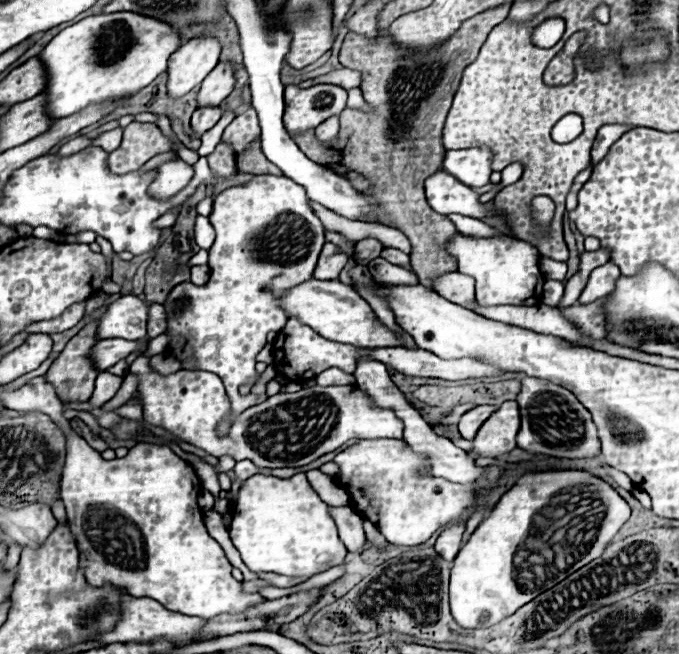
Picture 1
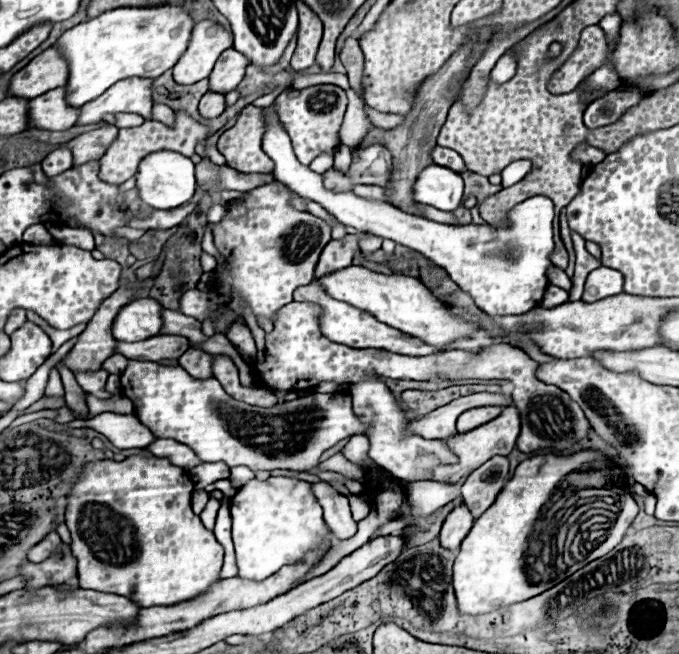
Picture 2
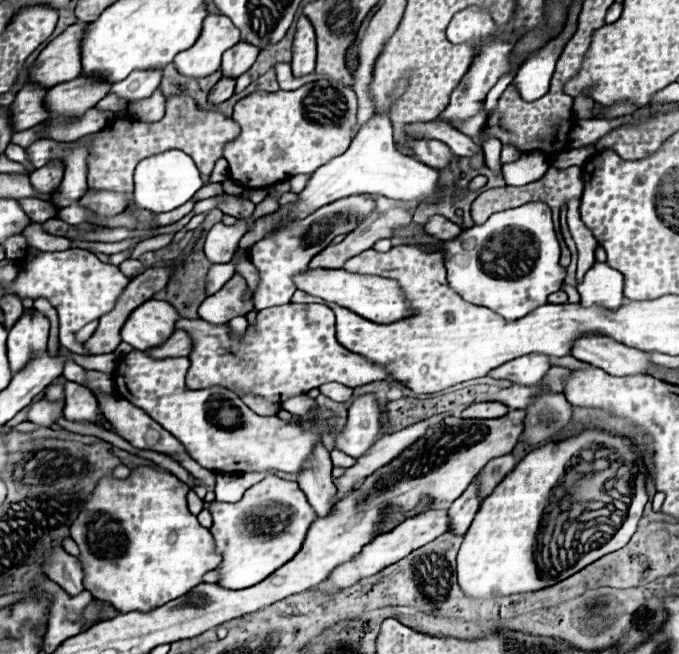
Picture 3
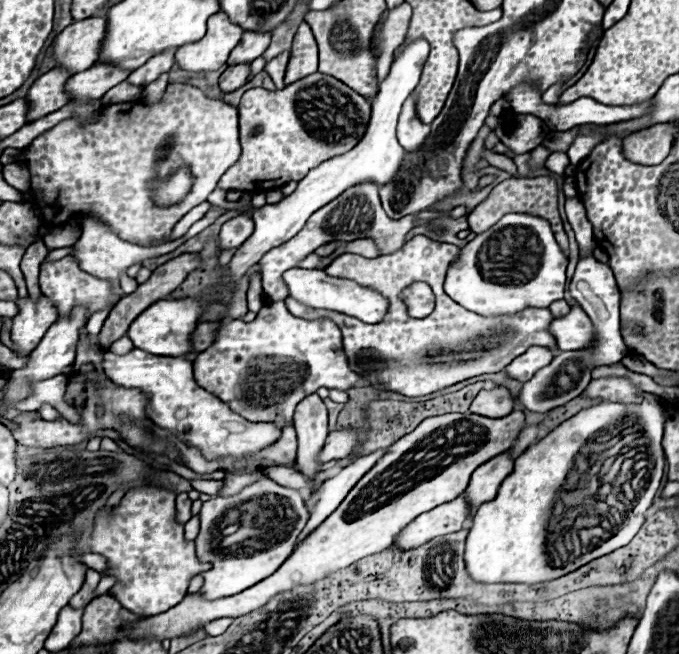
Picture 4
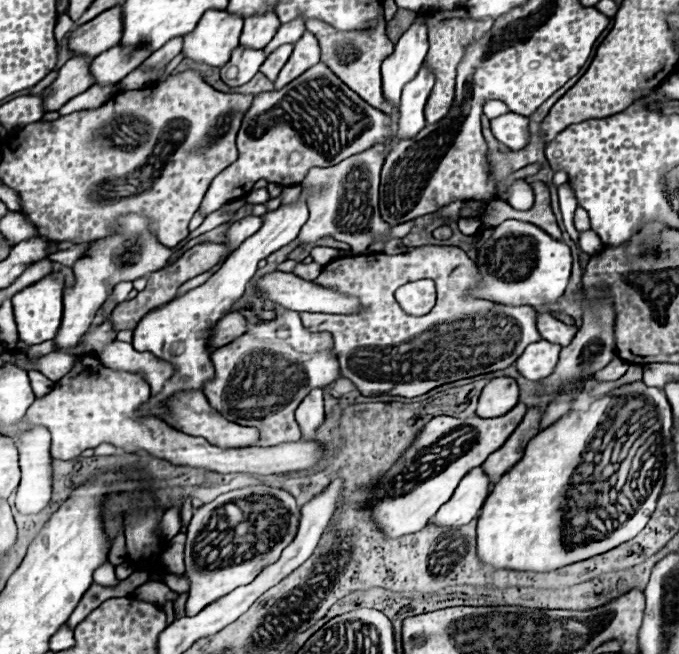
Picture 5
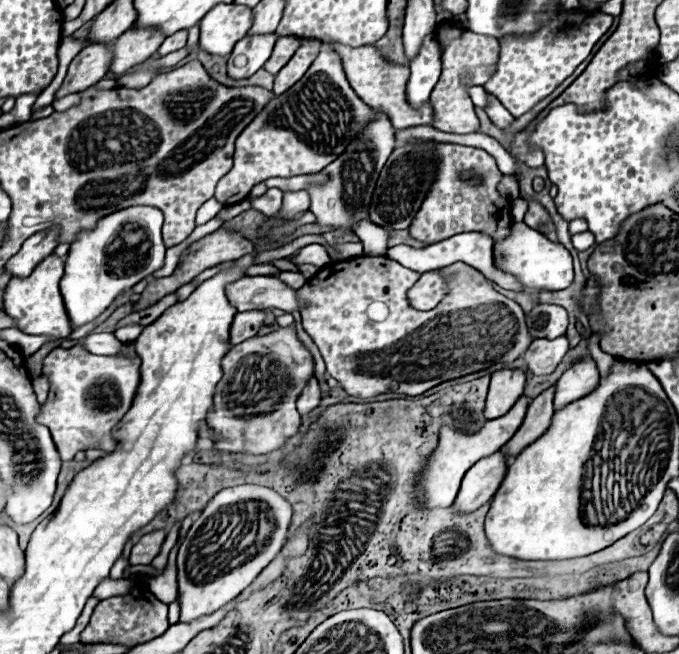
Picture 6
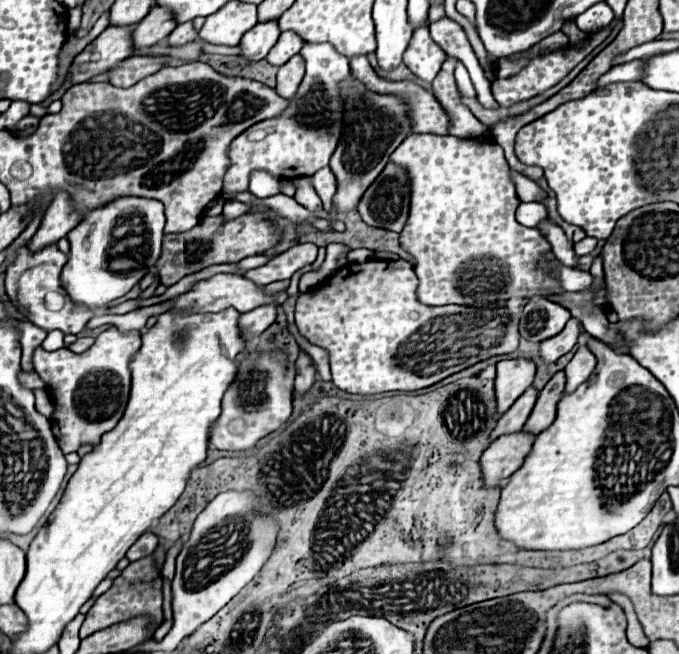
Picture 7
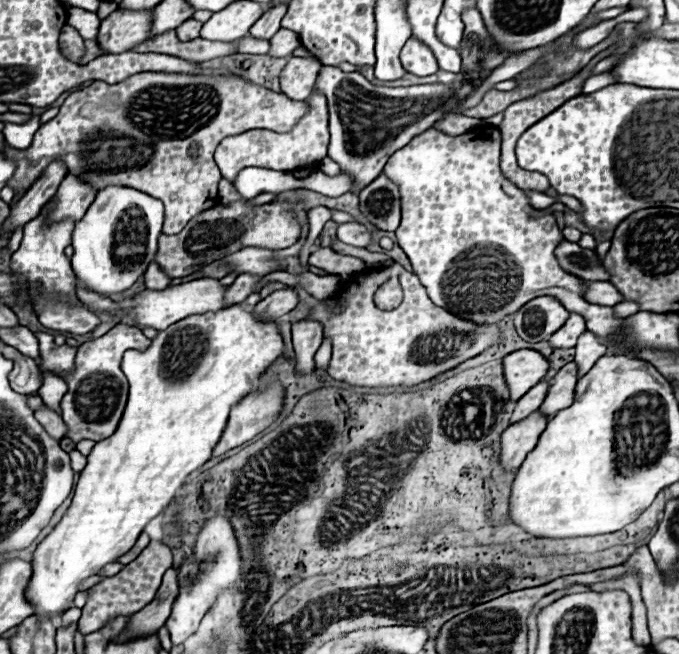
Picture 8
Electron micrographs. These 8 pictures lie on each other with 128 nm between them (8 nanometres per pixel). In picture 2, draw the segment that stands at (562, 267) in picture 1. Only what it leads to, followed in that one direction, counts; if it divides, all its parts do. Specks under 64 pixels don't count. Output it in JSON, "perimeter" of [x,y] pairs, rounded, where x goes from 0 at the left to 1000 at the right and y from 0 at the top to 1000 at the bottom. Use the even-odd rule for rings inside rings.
{"perimeter":[[[810,407],[810,410],[807,410],[807,428],[810,428],[813,434],[831,440],[831,443],[839,443],[839,437],[842,437],[839,425],[834,422],[834,416],[831,416],[828,410],[819,410],[819,407]]]}

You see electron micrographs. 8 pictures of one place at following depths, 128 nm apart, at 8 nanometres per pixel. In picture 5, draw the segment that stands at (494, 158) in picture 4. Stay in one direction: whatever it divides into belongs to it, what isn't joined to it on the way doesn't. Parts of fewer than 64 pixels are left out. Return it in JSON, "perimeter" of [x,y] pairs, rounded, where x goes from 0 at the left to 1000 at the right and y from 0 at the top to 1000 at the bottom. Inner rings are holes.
{"perimeter":[[[757,275],[745,297],[748,297],[748,309],[751,309],[757,318],[775,321],[775,318],[784,315],[786,297],[784,297],[784,287],[781,287],[781,281],[778,281],[775,275]]]}

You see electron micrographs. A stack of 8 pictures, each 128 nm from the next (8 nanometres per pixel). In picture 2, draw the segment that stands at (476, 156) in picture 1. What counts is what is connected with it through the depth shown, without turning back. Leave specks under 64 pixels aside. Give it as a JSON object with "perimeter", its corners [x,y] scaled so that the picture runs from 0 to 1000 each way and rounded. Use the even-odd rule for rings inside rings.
{"perimeter":[[[642,223],[642,226],[636,229],[636,242],[639,242],[639,251],[654,254],[654,257],[663,257],[663,260],[669,260],[669,263],[686,260],[686,251],[683,251],[680,239],[677,239],[672,229]]]}

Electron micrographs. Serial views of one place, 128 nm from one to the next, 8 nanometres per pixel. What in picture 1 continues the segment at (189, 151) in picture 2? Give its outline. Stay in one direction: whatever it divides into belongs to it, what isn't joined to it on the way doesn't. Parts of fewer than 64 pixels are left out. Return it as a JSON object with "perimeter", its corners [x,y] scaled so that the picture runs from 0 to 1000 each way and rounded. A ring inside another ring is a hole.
{"perimeter":[[[194,187],[183,196],[183,211],[174,229],[162,232],[159,254],[171,266],[194,263],[215,251],[224,239],[256,229],[256,217],[250,217],[230,190]]]}

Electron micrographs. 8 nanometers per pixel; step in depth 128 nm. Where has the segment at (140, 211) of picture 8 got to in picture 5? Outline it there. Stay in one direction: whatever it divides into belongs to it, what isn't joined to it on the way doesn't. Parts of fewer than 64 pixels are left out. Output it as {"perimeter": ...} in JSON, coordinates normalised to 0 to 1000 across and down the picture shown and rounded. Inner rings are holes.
{"perimeter":[[[189,327],[180,333],[180,355],[156,361],[153,367],[138,367],[130,379],[130,385],[106,407],[112,434],[106,440],[94,443],[94,480],[91,495],[82,508],[80,526],[85,535],[100,535],[115,526],[121,511],[133,502],[144,471],[153,465],[159,453],[159,431],[168,437],[180,428],[200,428],[209,422],[218,422],[221,416],[236,413],[242,404],[247,404],[247,391],[253,388],[250,379],[239,376],[221,355],[218,355],[218,336],[200,327]]]}

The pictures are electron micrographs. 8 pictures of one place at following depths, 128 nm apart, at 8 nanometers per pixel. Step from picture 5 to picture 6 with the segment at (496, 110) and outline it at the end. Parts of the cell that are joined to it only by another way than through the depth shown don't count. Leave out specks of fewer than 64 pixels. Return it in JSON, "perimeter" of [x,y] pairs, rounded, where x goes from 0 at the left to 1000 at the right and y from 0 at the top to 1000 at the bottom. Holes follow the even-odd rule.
{"perimeter":[[[695,131],[695,135],[689,138],[689,144],[692,144],[698,162],[704,162],[704,165],[716,165],[716,162],[719,162],[719,144],[713,141],[713,135]]]}

